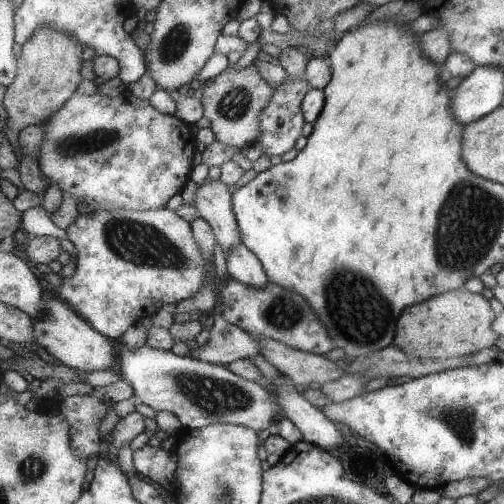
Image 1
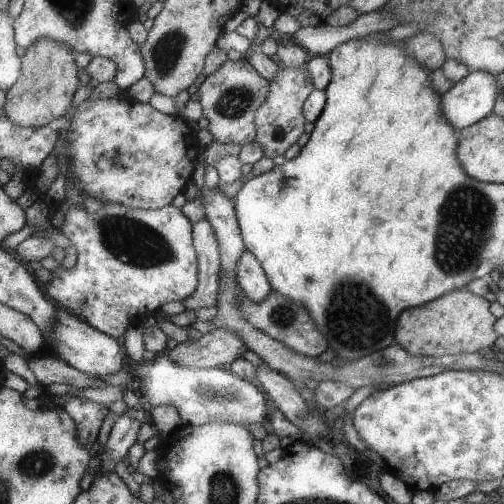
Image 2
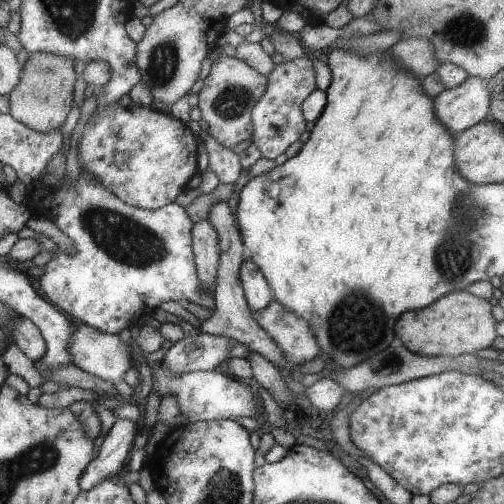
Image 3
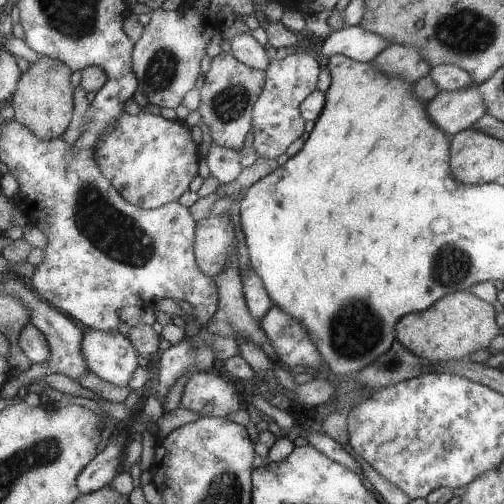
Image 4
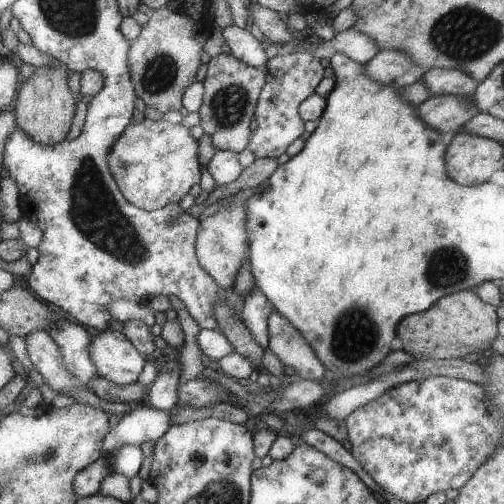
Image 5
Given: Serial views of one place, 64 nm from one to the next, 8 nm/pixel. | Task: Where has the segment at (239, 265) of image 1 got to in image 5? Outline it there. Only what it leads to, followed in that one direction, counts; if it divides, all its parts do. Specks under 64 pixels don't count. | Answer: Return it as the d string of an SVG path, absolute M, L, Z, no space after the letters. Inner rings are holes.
M257 286L245 296L247 300L247 308L243 314L245 324L251 328L251 332L257 338L257 344L263 348L271 346L271 334L269 334L269 316L273 312L277 312L275 302L271 302L271 298Z

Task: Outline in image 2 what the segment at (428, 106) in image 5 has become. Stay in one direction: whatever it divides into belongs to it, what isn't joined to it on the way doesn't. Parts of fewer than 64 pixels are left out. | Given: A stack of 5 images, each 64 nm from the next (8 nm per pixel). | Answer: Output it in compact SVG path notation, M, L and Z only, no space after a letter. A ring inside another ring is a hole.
M483 70L471 72L441 96L441 110L449 124L461 132L493 112L497 90L495 74Z

